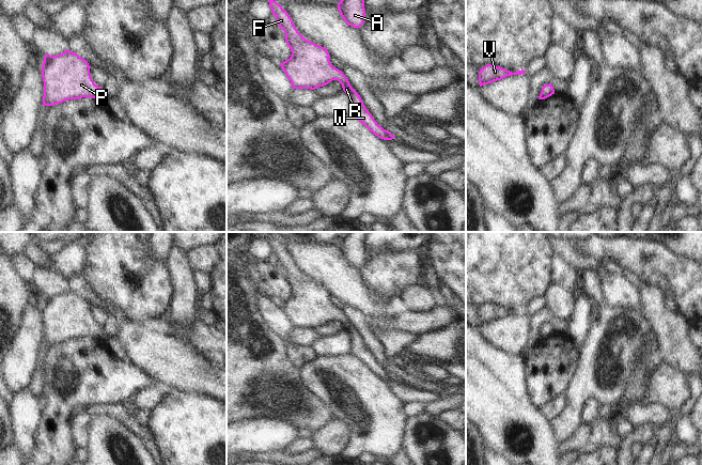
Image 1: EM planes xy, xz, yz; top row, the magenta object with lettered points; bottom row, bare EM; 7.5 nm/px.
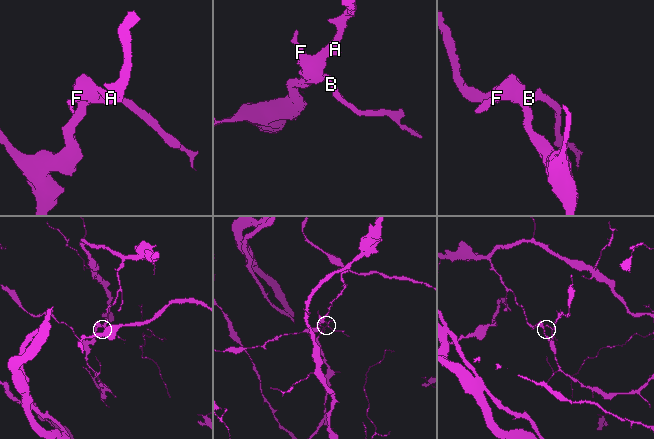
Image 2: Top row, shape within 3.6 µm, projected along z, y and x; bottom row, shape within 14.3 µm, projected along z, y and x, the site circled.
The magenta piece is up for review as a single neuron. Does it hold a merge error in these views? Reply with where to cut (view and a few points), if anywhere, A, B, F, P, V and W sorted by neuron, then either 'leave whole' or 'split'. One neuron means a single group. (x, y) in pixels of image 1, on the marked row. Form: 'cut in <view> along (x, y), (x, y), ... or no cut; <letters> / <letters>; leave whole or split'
no cut; A B F P V W; leave whole

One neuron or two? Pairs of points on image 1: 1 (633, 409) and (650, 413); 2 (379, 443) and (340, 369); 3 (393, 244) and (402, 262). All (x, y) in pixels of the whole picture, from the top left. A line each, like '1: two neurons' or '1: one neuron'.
1: one neuron
2: one neuron
3: two neurons

